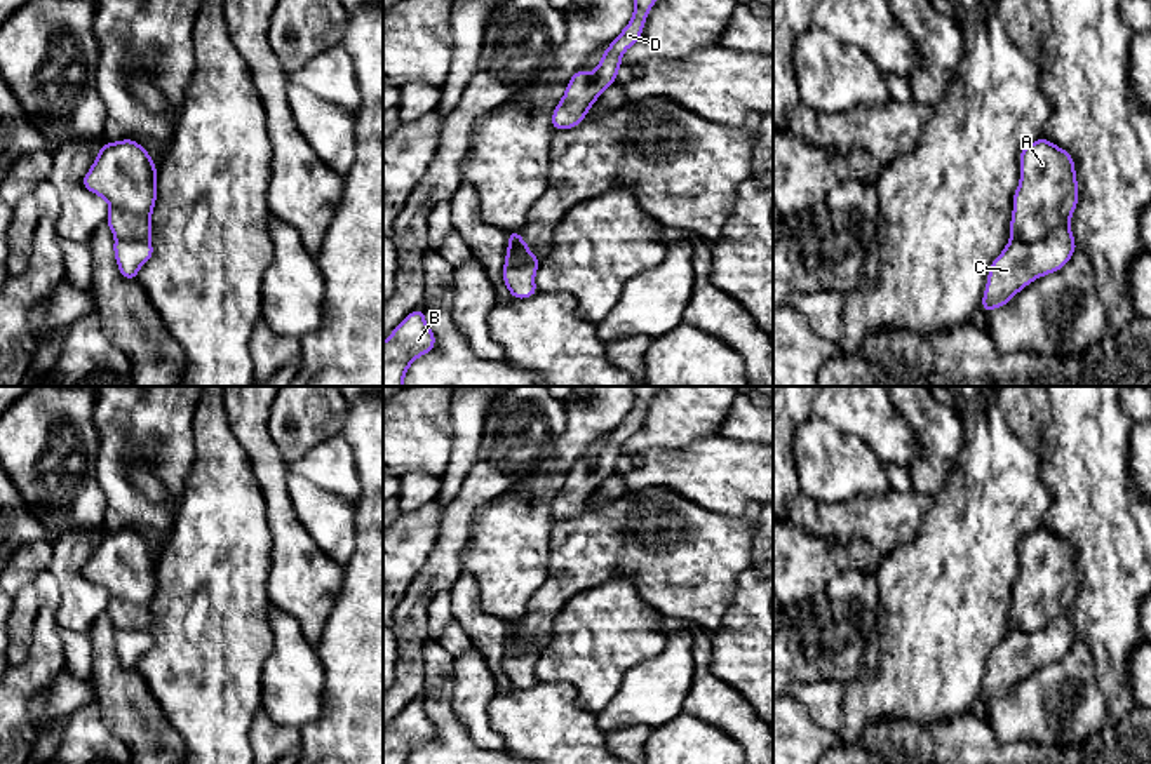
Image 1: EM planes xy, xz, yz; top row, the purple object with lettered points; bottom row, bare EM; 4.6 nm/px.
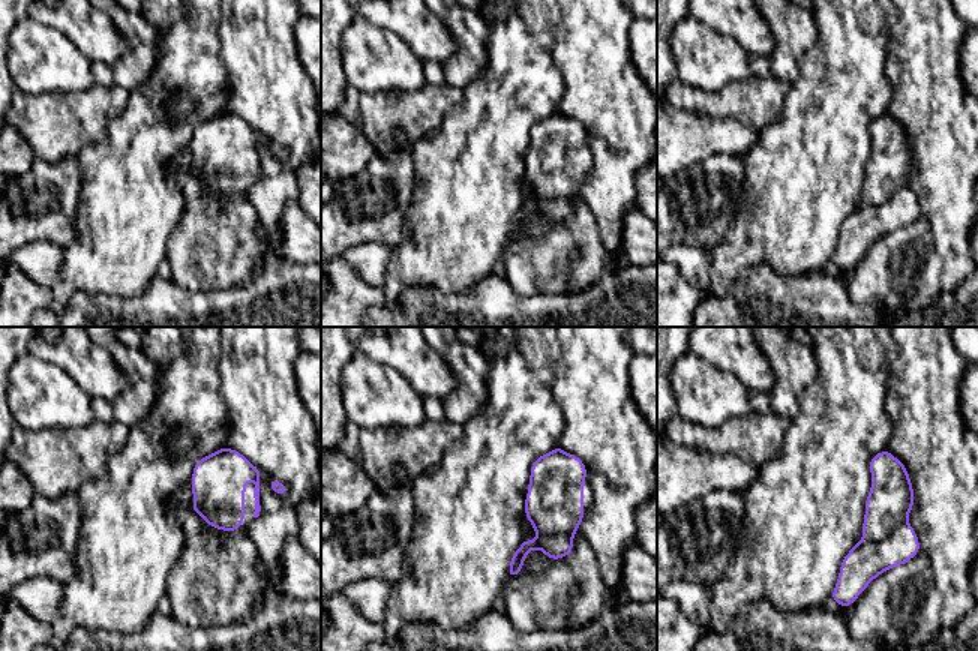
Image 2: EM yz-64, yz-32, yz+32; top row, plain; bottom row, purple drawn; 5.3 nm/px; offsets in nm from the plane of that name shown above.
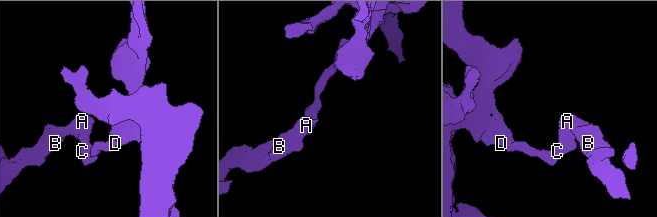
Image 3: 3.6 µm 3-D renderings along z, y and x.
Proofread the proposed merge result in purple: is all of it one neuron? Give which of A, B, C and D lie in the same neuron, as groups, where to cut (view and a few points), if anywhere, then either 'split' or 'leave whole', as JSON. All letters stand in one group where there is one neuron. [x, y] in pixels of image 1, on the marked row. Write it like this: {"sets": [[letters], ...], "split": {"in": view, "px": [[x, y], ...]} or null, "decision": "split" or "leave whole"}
{"sets": [["A", "B"], ["C", "D"]], "split": {"in": "yz", "px": [[1068, 227], [1057, 227], [1031, 242], [1010, 241]]}, "decision": "split"}

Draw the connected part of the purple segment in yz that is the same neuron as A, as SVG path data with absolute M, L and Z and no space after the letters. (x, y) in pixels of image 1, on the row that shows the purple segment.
M1040 137L1020 150L1019 162L1020 183L1013 193L1010 240L1033 244L1057 228L1069 228L1071 216L1078 205L1078 181L1071 153L1047 137Z

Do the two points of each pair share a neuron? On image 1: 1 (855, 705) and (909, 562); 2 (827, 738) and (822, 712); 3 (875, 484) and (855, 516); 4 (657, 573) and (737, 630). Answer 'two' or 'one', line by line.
1: one
2: two
3: two
4: two

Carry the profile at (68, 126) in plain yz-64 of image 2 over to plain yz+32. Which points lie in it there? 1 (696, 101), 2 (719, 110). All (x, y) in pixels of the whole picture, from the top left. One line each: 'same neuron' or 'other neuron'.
1: same neuron
2: same neuron

